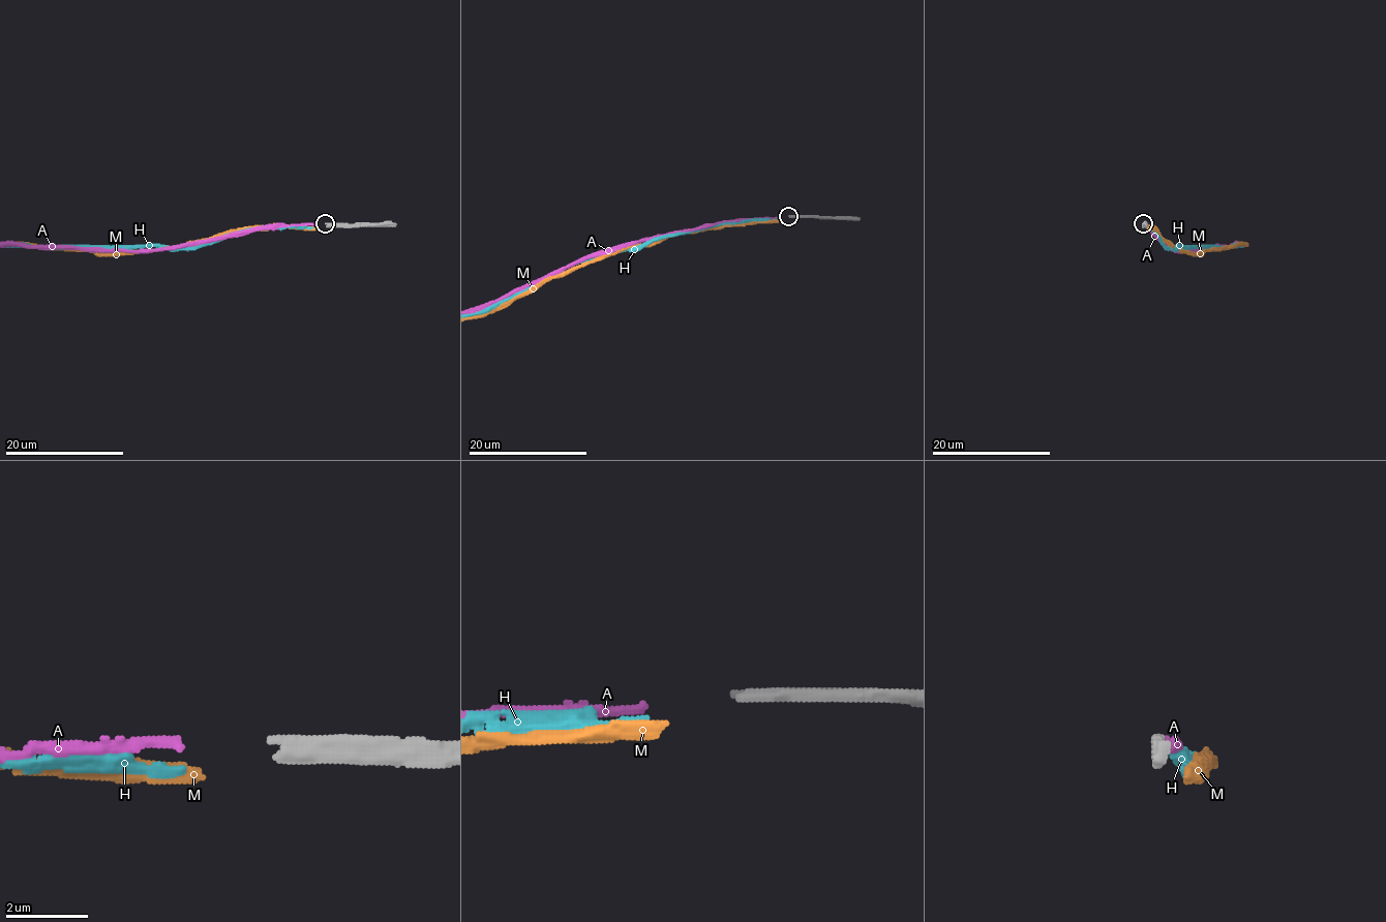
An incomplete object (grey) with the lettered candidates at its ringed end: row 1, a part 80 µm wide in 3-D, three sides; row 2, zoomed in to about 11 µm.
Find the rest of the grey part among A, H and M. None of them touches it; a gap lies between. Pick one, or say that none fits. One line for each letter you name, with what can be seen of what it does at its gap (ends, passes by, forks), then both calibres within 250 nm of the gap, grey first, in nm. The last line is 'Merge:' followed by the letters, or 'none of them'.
A: it ends | 340/200 nm
Merge: A

